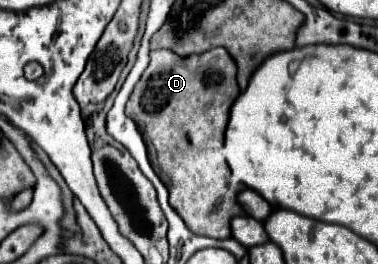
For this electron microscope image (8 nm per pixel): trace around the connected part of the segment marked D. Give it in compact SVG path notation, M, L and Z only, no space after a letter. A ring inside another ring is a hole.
M224 48L188 58L152 50L150 64L126 102L126 114L152 140L160 170L170 178L170 206L194 234L228 238L230 220L246 214L236 202L242 186L230 186L230 168L222 154L230 106L238 94L236 64Z

